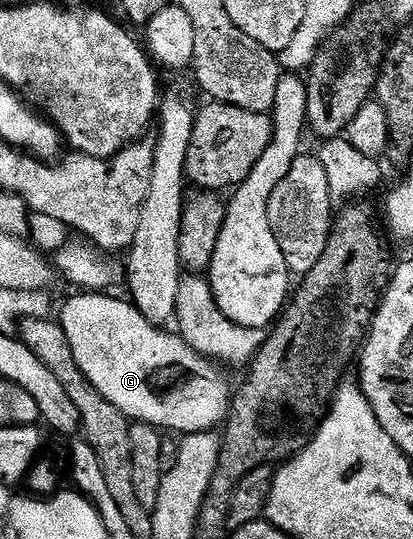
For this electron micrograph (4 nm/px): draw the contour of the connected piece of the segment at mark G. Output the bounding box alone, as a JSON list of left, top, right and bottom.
[59,293,231,436]

